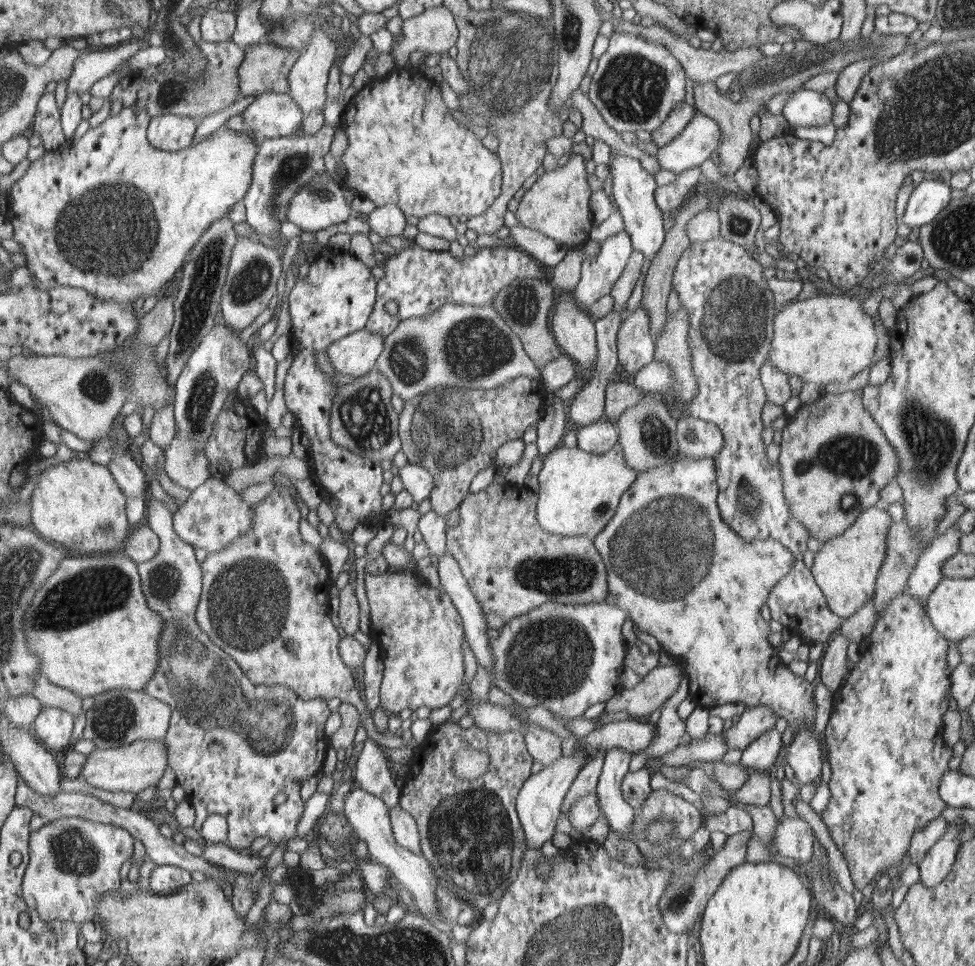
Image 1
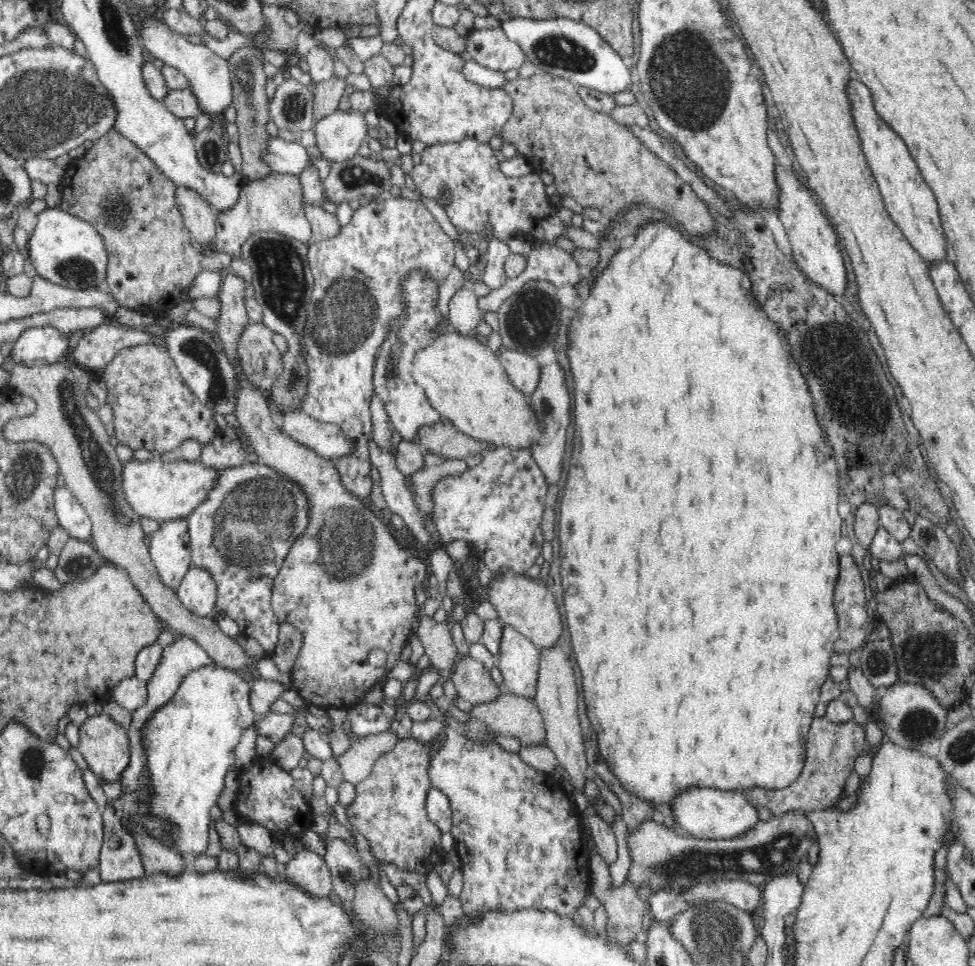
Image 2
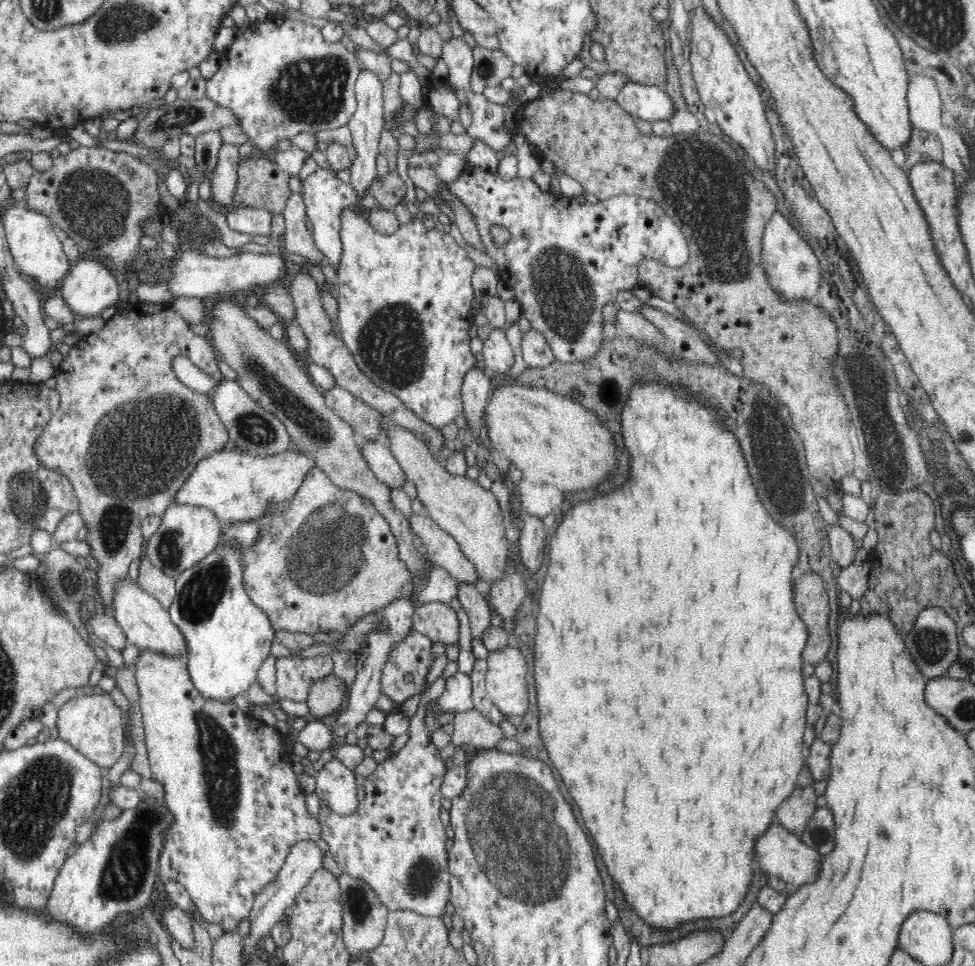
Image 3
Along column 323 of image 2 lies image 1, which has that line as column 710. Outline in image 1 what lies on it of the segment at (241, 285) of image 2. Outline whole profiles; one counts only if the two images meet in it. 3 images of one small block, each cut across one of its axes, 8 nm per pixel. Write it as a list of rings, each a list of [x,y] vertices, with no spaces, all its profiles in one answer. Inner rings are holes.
[[[677,457],[671,462],[656,465],[639,473],[638,478],[625,493],[623,502],[619,503],[615,517],[593,539],[596,540],[596,548],[599,550],[603,562],[607,562],[608,592],[612,592],[620,608],[624,608],[628,612],[628,616],[632,617],[637,630],[652,634],[668,654],[674,657],[682,656],[686,660],[685,674],[694,676],[694,678],[690,678],[689,694],[697,706],[707,708],[728,704],[728,702],[742,702],[746,707],[766,705],[774,709],[777,717],[784,717],[788,721],[788,725],[795,730],[797,728],[814,729],[816,713],[815,686],[808,682],[804,676],[793,674],[789,668],[786,668],[786,662],[778,658],[778,654],[774,652],[774,648],[768,642],[768,622],[762,620],[762,616],[760,616],[760,608],[766,604],[771,590],[780,579],[784,578],[784,575],[790,572],[796,558],[778,540],[768,538],[746,542],[742,536],[738,536],[728,524],[724,523],[724,518],[720,516],[719,506],[719,472],[716,471],[713,457],[698,459]]]

